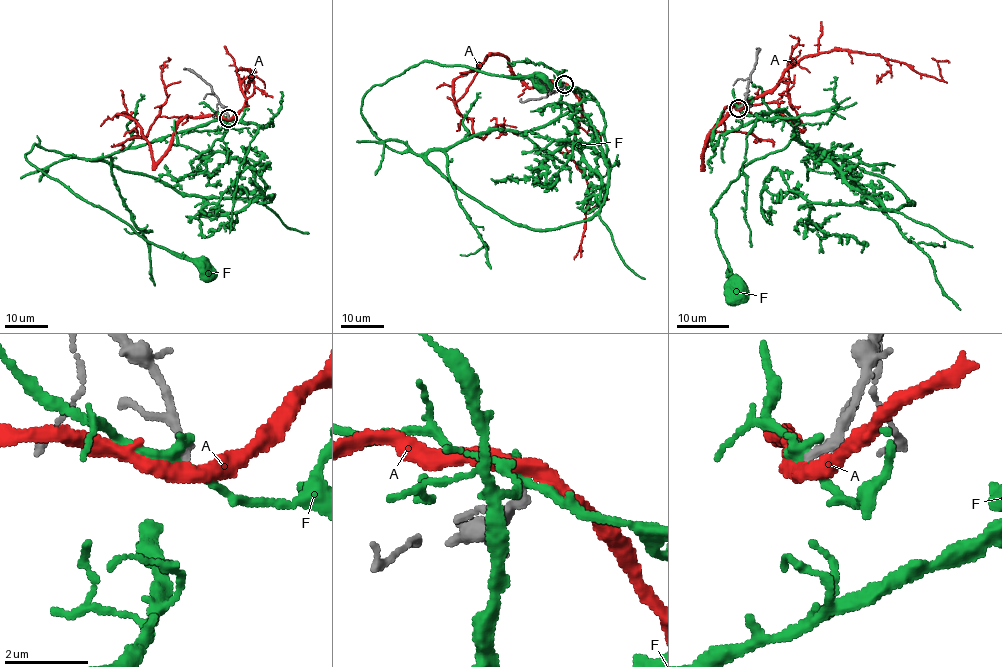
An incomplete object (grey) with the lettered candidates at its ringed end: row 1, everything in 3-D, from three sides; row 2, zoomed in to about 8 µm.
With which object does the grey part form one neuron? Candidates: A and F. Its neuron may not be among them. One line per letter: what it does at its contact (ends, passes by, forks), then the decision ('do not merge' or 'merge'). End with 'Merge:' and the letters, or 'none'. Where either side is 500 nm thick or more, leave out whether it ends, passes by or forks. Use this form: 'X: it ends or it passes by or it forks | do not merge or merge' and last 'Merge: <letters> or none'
A: it passes by | do not merge
F: it passes by | do not merge
Merge: none

